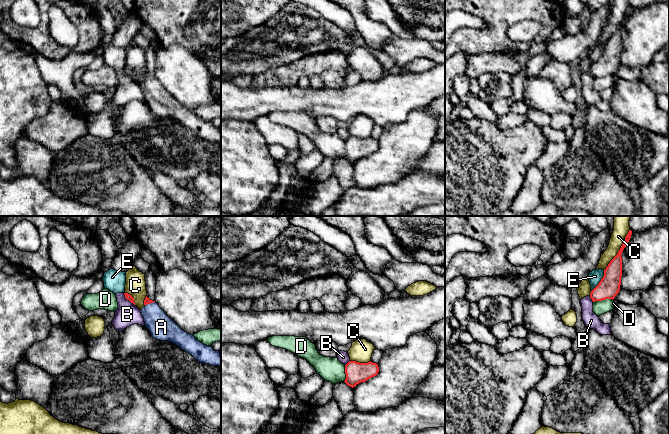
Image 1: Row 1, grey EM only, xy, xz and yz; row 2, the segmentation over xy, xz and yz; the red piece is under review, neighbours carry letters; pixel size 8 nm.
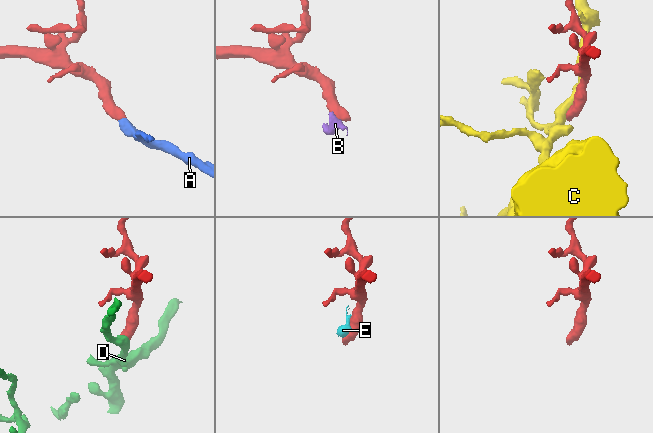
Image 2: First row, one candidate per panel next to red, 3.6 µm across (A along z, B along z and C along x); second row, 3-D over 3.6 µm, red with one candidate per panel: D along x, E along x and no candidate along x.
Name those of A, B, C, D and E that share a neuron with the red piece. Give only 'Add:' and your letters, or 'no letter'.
Add: A

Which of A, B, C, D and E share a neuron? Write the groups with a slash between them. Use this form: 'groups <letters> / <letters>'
groups A / B E / C / D

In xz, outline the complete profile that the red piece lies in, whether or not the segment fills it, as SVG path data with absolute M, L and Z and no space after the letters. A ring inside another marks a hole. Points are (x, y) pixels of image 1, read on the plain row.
M349 137L345 141L346 155L345 159L350 163L355 163L361 158L376 152L379 148L378 140L373 138L359 139L356 137Z

